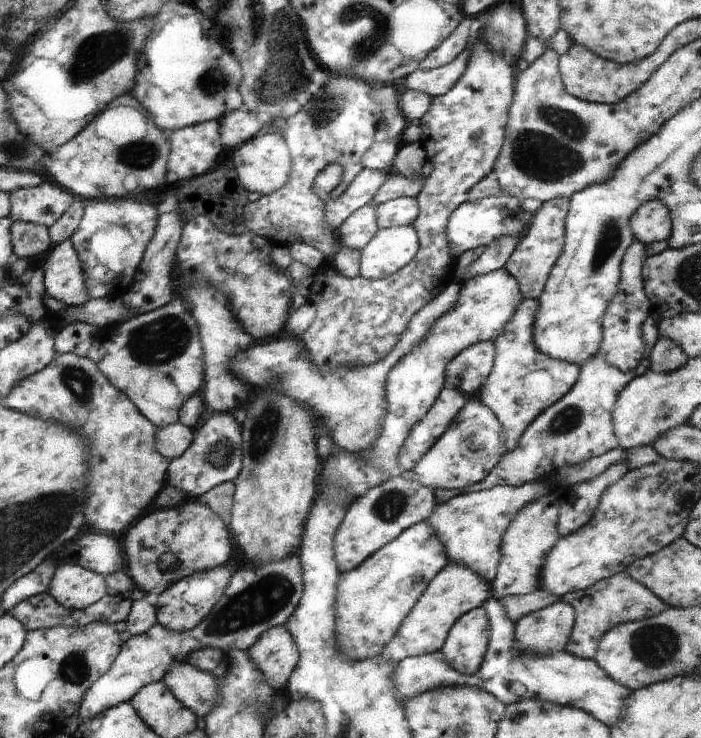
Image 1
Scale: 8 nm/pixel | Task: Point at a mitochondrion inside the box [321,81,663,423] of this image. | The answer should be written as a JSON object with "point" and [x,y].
{"point":[550,152]}

